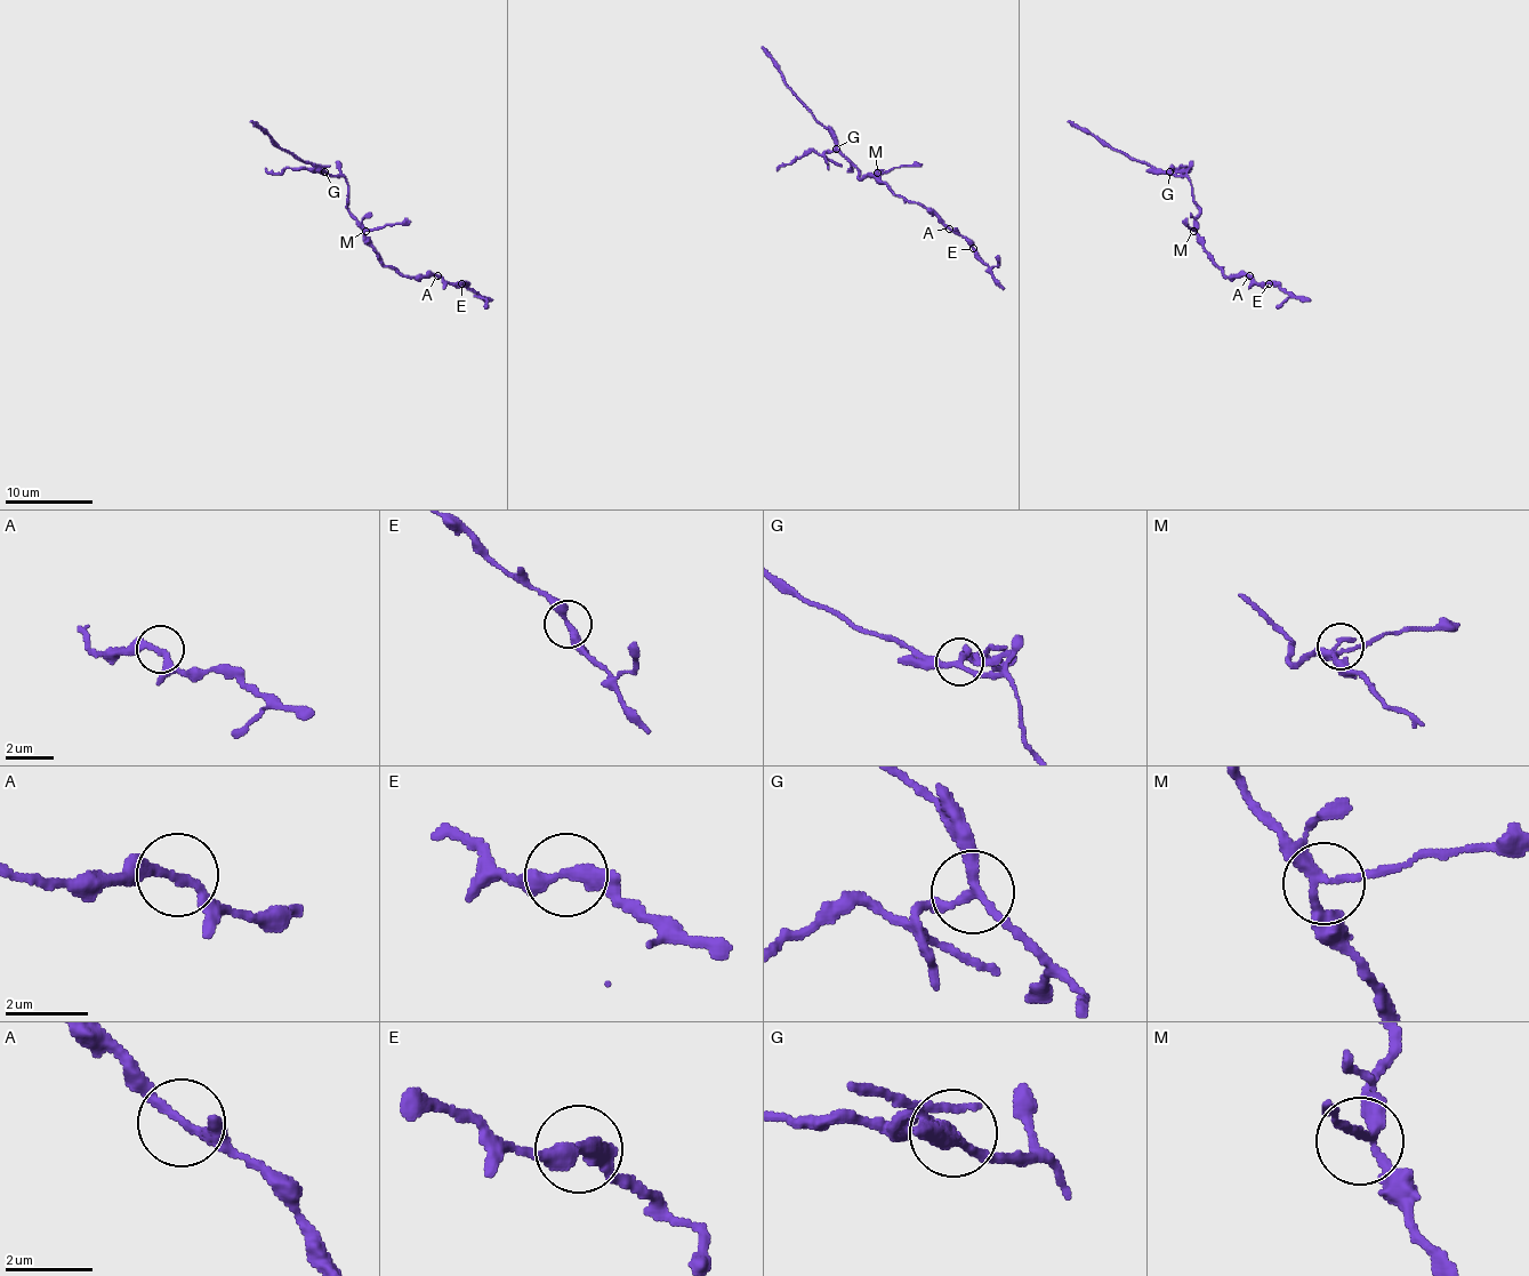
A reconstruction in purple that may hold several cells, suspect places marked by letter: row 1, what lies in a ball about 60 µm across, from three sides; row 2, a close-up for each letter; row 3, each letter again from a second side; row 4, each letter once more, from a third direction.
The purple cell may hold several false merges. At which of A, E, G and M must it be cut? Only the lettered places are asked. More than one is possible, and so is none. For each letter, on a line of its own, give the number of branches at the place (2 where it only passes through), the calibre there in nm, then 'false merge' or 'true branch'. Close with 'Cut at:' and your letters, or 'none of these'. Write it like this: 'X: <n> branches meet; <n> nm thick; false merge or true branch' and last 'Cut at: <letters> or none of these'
A: 2 branches meet; 200 nm thick; true branch
E: 2 branches meet; 360 nm thick; true branch
G: 3 branches meet; 200 nm thick; false merge
M: 3 branches meet; 200 nm thick; true branch
Cut at: G

